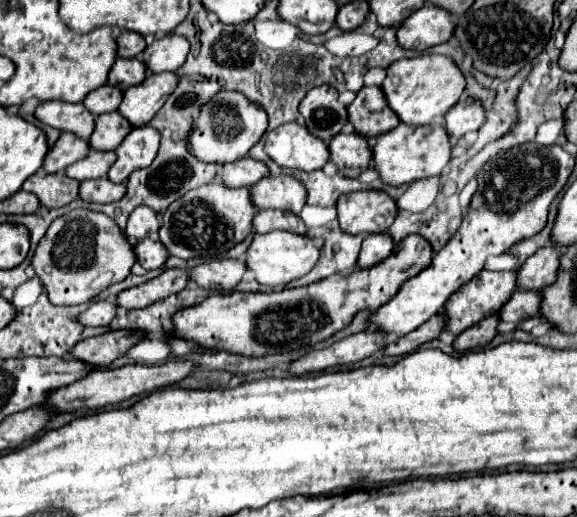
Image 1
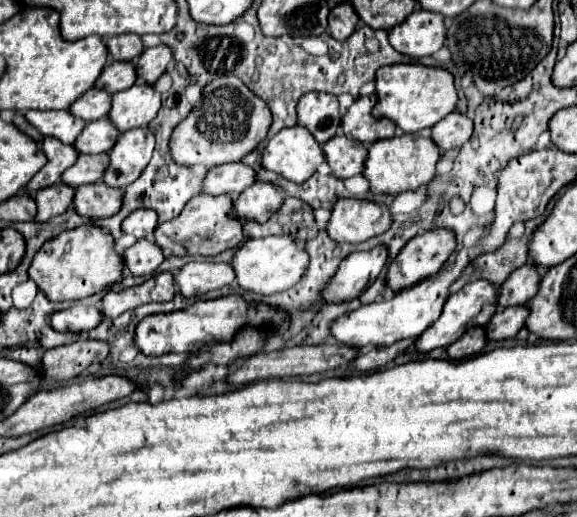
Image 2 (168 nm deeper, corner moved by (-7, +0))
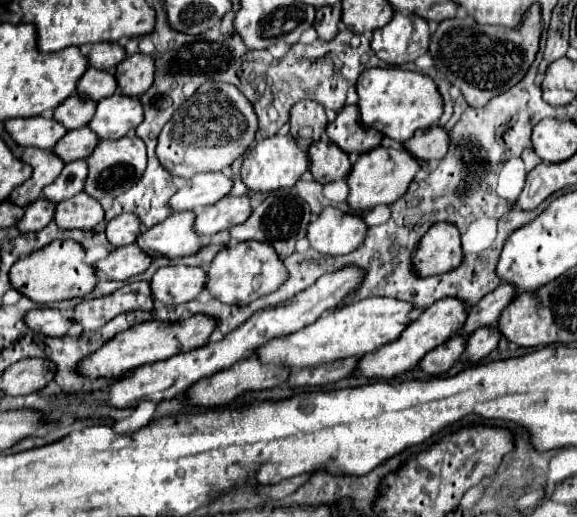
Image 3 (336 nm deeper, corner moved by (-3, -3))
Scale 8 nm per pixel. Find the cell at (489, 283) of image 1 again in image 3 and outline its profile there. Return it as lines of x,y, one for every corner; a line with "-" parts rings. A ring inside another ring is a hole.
441,299
439,303
433,303
415,321
409,323
409,327
403,331
403,335
399,339
379,347
379,351
373,351
373,353
367,353
365,357
361,357
353,375
363,375
369,379
371,377
391,379
395,375
415,369
425,353
429,353
437,345
445,343
453,333
457,333
455,329
459,329
459,325
463,325
463,319
465,319
465,307
463,307
463,303
459,303
459,299

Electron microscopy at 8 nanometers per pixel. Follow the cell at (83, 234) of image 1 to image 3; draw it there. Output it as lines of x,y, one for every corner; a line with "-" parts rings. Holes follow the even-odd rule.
67,239
67,241
53,241
47,247
21,257
13,263
9,271
11,287
17,289
21,295
29,297
31,301
45,305
45,303
55,303
63,299
73,299
73,297
85,297
93,291
97,279
95,279
95,269
85,263
85,251
79,243

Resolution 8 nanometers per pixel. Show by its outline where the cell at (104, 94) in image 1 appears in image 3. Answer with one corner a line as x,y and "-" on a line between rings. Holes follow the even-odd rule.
71,95
53,111
53,119
59,121
65,129
79,129
91,121
91,115
95,115
95,101

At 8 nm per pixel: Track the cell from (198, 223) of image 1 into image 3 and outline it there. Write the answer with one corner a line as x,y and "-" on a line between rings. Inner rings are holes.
171,213
163,223
145,229
137,237
137,245
151,257
177,259
193,255
203,247
201,237
193,229
195,213

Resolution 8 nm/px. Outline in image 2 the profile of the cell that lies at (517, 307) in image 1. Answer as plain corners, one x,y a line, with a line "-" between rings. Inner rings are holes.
515,306
507,310
497,310
495,316
487,322
487,338
491,340
505,340
515,338
517,332
525,326
527,320
527,306

